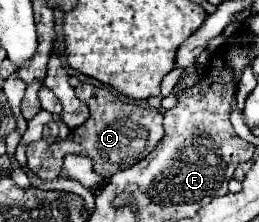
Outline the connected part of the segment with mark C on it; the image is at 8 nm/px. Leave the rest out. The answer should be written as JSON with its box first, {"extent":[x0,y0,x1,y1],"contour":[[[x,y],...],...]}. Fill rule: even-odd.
{"extent":[71,84,163,178],"contour":[[[79,84],[77,96],[89,106],[87,122],[71,132],[73,152],[85,152],[93,160],[93,170],[105,178],[113,176],[119,170],[125,170],[139,160],[143,160],[163,138],[163,114],[155,108],[143,108],[129,104],[121,98],[115,98],[113,92],[105,86]]]}

